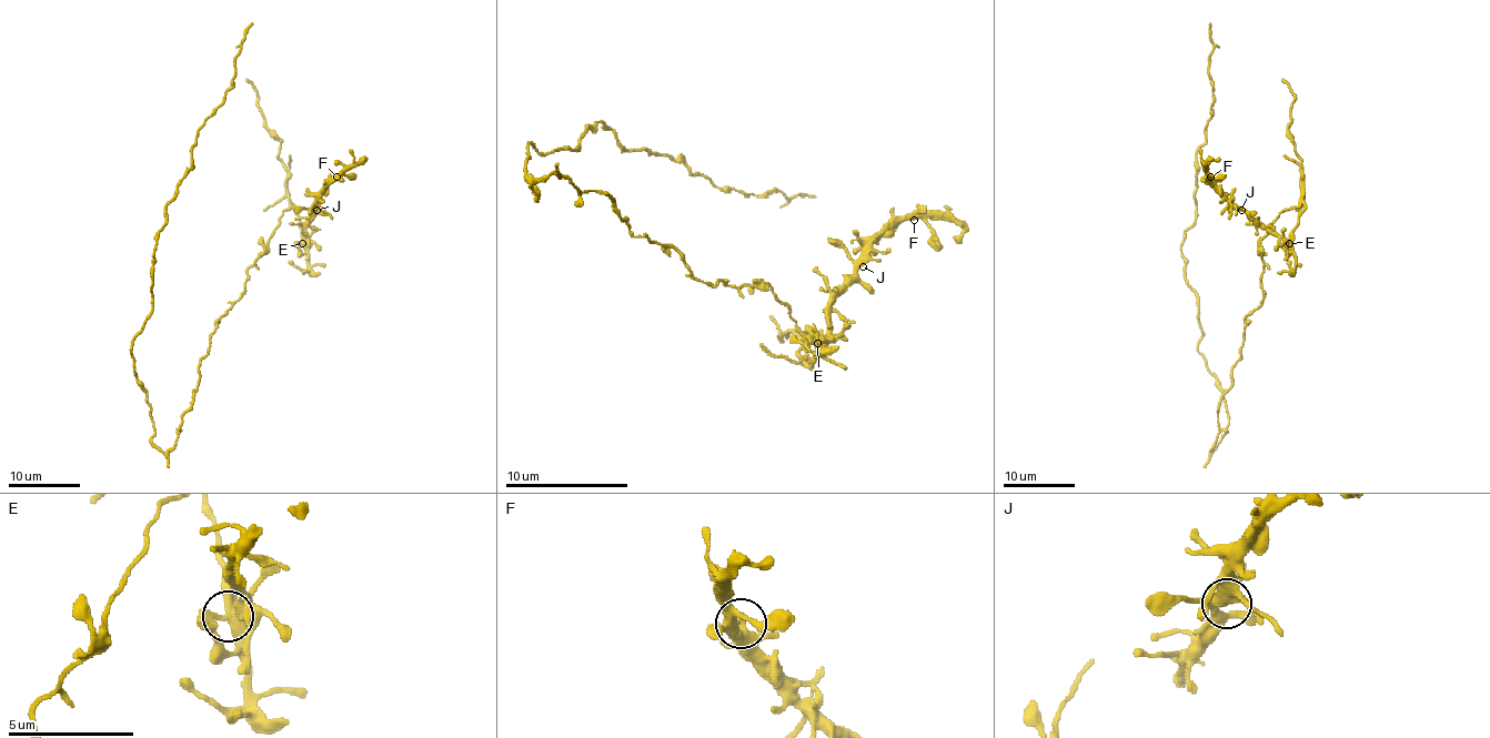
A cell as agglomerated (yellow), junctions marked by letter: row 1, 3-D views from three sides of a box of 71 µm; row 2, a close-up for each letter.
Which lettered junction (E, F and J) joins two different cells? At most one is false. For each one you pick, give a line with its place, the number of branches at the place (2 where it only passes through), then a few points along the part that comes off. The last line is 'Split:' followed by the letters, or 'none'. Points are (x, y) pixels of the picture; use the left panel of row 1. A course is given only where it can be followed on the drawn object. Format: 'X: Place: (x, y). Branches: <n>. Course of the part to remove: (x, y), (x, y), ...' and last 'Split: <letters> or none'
E: Place: (302, 243). Branches: 4. Course of the part to remove: (302, 243), (291, 202), (160, 452), (131, 342), (152, 309), (165, 205), (251, 22)
Split: E

